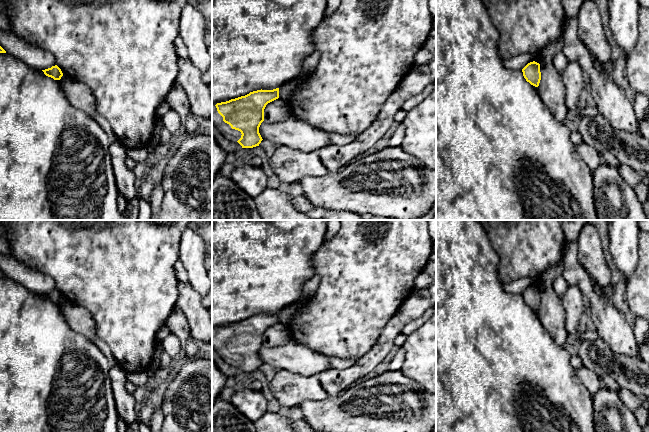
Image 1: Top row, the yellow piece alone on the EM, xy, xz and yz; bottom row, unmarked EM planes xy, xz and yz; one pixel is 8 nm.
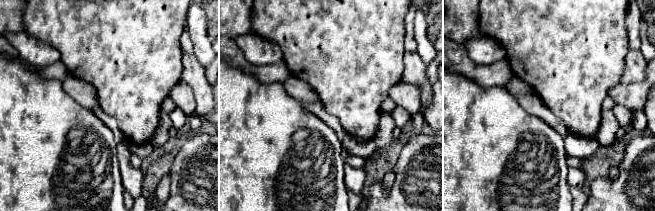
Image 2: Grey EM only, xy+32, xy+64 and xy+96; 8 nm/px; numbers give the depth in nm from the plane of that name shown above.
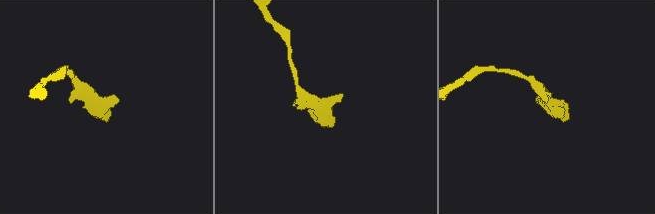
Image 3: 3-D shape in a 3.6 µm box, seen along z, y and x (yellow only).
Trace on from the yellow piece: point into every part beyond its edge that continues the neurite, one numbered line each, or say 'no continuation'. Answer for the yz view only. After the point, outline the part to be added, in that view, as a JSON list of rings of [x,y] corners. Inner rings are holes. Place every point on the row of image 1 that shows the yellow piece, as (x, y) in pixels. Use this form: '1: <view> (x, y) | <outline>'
no continuation

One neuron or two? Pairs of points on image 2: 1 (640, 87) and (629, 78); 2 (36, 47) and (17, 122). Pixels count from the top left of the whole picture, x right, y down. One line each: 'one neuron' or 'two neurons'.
1: two neurons
2: two neurons

